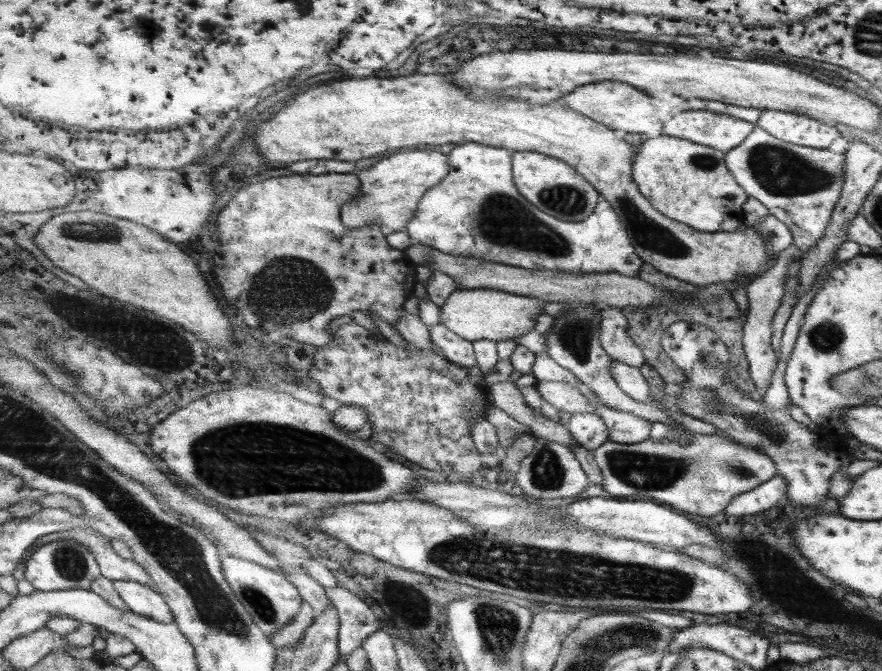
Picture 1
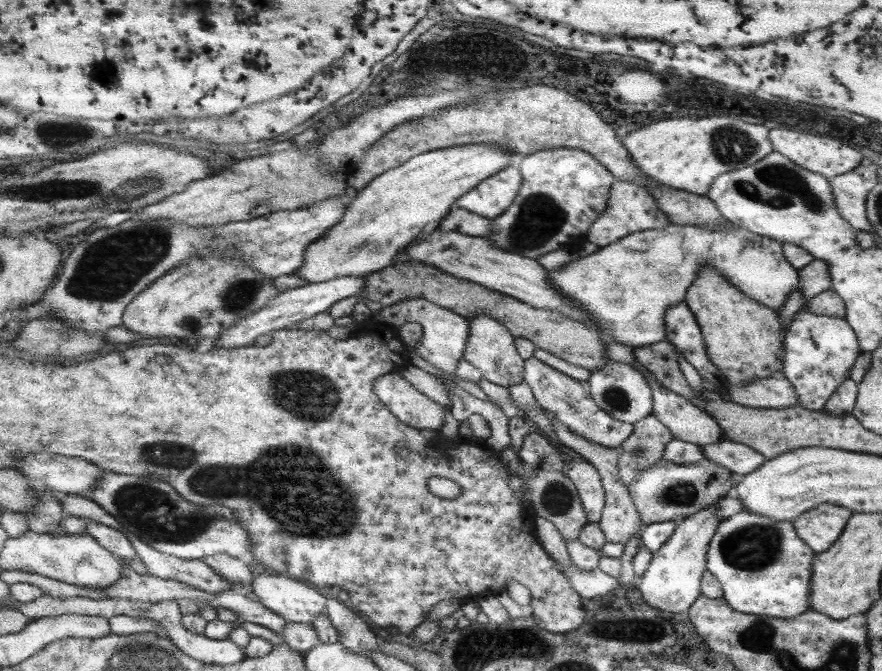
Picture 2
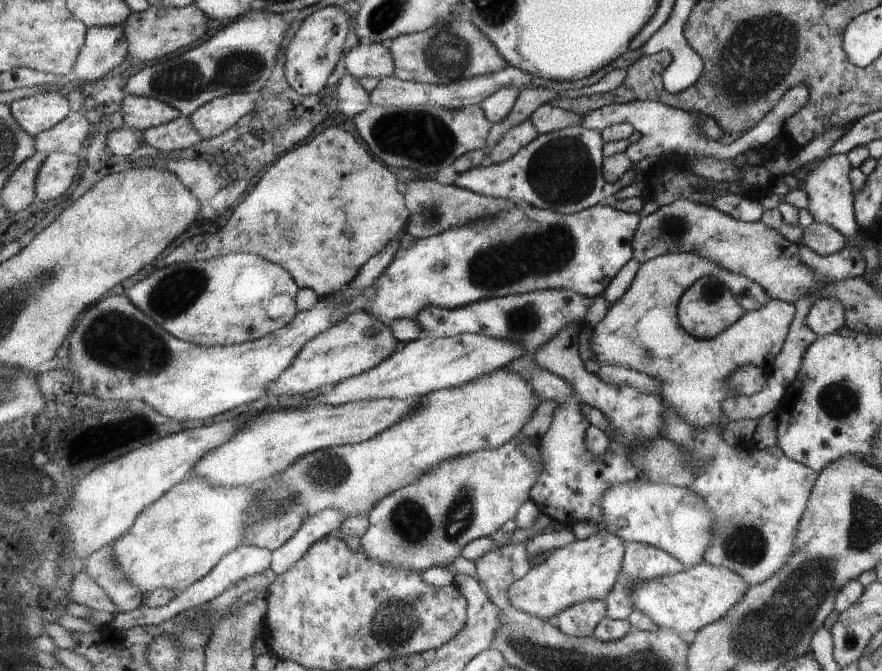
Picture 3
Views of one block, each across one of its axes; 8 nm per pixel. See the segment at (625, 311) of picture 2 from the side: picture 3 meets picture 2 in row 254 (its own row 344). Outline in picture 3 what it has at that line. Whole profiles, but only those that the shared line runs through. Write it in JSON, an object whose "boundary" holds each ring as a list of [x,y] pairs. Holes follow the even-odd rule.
{"boundary":[[[669,253],[642,263],[630,289],[609,309],[607,316],[594,326],[588,342],[598,364],[627,367],[659,379],[666,402],[695,429],[717,425],[722,430],[723,424],[729,420],[721,410],[724,399],[730,392],[726,379],[743,365],[771,366],[785,342],[794,314],[795,309],[791,303],[770,299],[762,287],[747,277],[727,272],[697,253]],[[706,276],[719,279],[735,294],[735,298],[746,311],[739,321],[712,339],[700,339],[687,332],[678,317],[678,304],[682,300],[682,294]]]}

